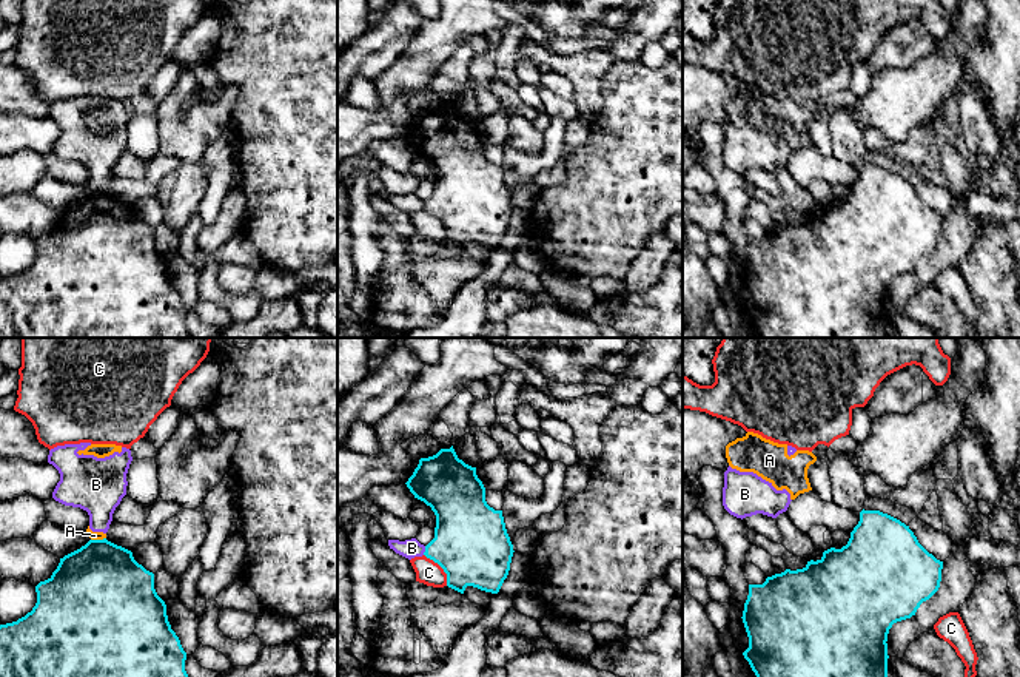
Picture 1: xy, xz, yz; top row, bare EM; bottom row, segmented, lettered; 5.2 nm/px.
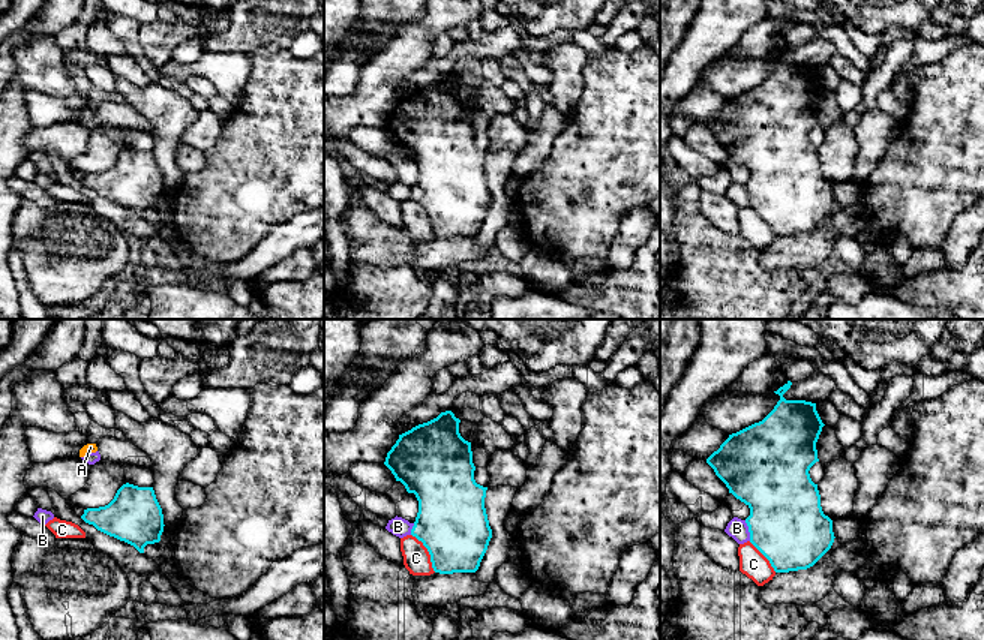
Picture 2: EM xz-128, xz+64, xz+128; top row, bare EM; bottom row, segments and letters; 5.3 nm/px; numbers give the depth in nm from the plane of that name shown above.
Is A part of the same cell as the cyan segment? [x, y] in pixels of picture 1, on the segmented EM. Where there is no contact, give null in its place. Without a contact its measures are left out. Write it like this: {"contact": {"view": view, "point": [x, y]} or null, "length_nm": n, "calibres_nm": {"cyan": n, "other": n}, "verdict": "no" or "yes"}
{"contact": {"view": "xy", "point": [97, 540]}, "length_nm": 80, "calibres_nm": {"cyan": 460, "other": 50}, "verdict": "no"}

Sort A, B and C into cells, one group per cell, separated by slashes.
A B / C

